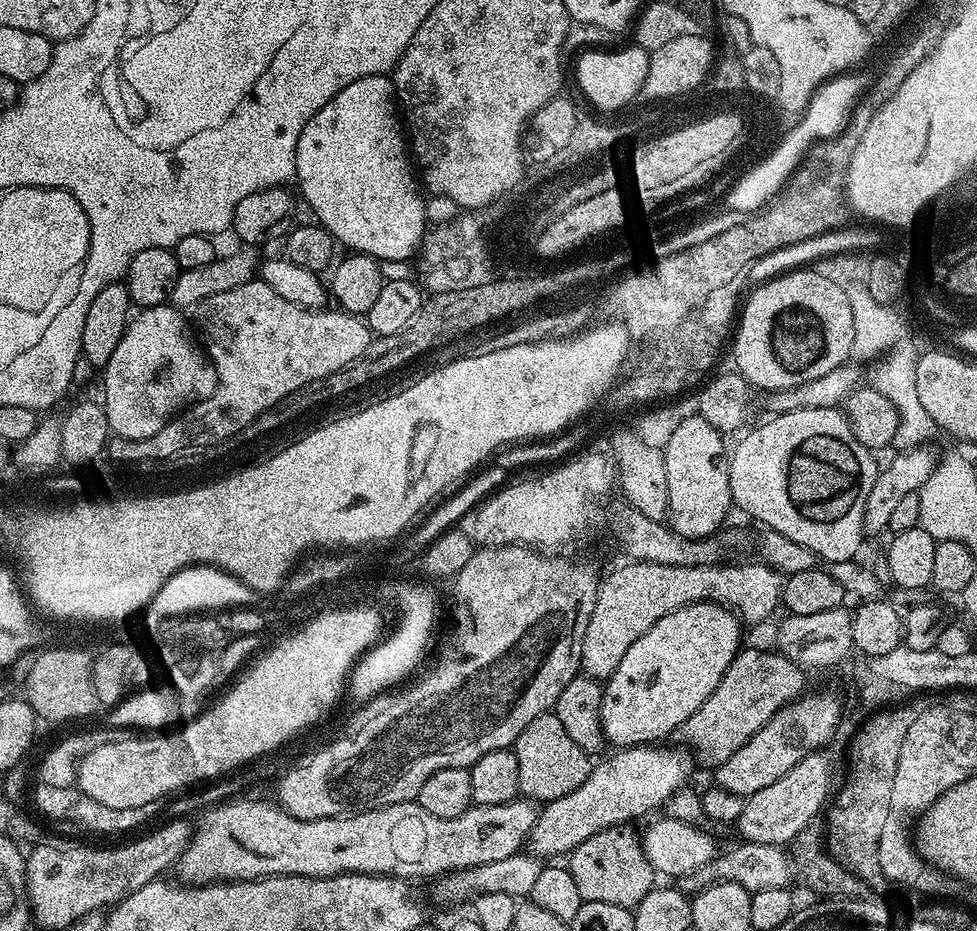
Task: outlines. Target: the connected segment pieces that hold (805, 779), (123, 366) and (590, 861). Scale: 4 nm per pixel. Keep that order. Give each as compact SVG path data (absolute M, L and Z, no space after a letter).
M823 751L812 752L802 758L798 766L793 766L778 778L778 782L758 790L758 794L744 801L744 813L736 820L735 831L740 831L739 839L750 843L788 846L795 841L799 832L805 831L813 823L812 813L821 815L830 800L828 787L832 784L832 768Z
M167 303L139 309L129 319L128 328L122 334L122 342L118 342L118 350L114 350L110 362L102 370L102 407L108 419L109 429L115 435L131 440L150 438L150 434L158 434L158 430L162 430L162 426L166 426L173 416L180 415L184 409L214 394L216 367L208 359L208 353L202 347L201 341L194 335L193 325L189 321L188 325L184 316L185 313L181 309Z
M628 826L607 828L582 842L566 860L568 873L578 885L578 894L590 902L610 902L614 906L635 909L654 887L654 873L644 854L641 837Z

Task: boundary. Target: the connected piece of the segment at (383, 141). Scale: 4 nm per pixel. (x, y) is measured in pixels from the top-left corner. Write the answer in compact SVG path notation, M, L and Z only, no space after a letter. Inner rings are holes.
M387 75L367 76L350 82L350 86L330 98L330 102L306 122L298 138L294 180L300 183L303 203L312 207L317 221L337 245L344 247L345 244L353 253L372 256L381 262L408 260L417 255L430 221L426 200L420 197L422 188L410 159L406 132L398 115L394 85Z

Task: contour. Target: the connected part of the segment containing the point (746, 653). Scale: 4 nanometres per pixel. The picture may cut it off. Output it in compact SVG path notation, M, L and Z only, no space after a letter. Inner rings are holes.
M741 647L714 694L710 694L710 698L706 698L706 702L702 702L702 706L690 714L690 718L686 718L678 730L678 736L689 744L687 747L694 753L697 765L705 764L708 770L715 770L719 764L729 760L750 737L758 734L758 730L762 730L762 726L766 726L766 722L770 722L770 718L774 718L782 706L805 695L805 669L786 658L779 650L771 651Z

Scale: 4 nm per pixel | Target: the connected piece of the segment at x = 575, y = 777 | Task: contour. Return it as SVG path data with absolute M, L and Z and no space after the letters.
M555 711L534 718L534 722L530 722L516 739L514 751L518 758L520 796L526 800L547 802L566 798L570 790L578 790L578 786L586 782L594 767L593 757L584 752L570 734L566 734L566 726L558 722Z

